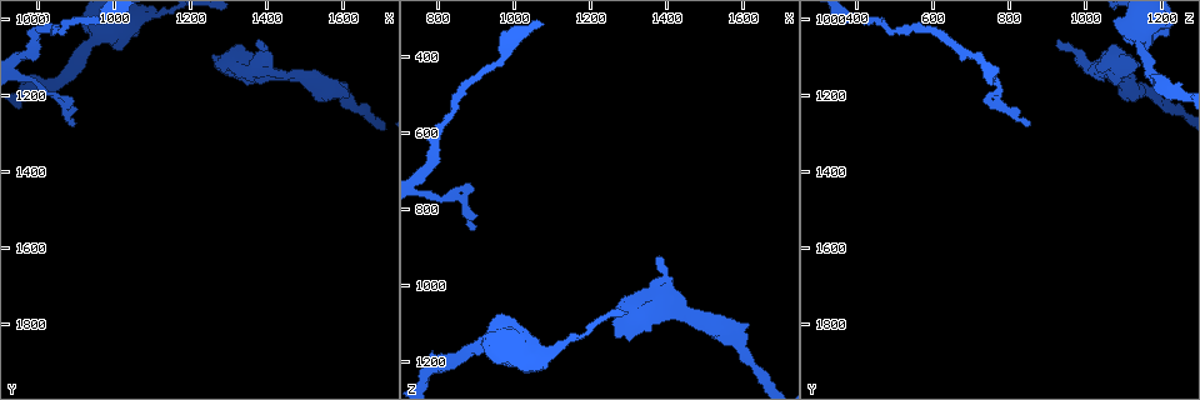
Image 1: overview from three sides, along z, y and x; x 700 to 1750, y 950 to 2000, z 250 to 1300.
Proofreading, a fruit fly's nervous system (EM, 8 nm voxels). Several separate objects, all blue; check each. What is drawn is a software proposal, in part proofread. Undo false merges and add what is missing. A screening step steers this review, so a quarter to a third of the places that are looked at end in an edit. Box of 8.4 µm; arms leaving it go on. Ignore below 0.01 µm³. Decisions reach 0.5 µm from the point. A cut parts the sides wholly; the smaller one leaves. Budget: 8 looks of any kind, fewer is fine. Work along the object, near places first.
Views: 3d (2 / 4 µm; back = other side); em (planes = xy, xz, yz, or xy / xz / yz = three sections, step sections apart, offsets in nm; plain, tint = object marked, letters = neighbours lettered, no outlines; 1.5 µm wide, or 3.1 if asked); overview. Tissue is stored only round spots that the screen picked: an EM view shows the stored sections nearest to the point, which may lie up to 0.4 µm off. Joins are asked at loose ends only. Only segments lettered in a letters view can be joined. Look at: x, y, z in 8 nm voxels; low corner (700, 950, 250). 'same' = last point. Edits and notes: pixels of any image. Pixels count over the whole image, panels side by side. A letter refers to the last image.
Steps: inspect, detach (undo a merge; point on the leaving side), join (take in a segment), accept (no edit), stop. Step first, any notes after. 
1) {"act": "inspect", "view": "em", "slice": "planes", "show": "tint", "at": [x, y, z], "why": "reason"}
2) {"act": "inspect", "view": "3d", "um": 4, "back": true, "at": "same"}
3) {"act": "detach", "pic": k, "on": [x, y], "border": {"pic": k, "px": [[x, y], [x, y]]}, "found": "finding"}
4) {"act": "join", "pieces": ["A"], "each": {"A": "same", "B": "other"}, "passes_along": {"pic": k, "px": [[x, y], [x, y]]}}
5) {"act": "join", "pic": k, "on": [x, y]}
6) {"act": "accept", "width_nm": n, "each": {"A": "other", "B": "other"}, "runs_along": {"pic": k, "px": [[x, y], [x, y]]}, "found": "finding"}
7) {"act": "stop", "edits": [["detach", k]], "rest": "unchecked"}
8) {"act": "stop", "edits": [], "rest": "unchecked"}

{"act": "inspect", "view": "3d", "um": 4, "at": [935, 1060, 1145]}

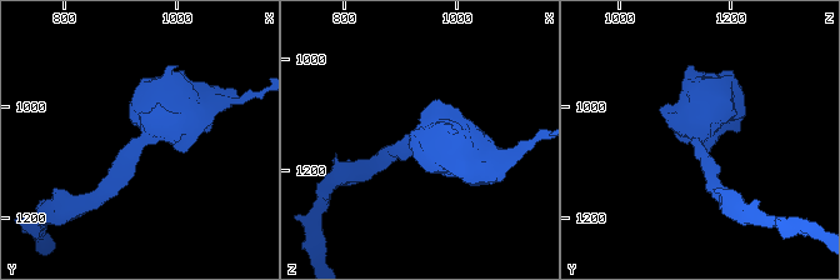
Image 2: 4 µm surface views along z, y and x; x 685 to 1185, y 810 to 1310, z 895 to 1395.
{"act": "inspect", "view": "em", "slice": "planes", "show": "letters", "at": [940, 1055, 1145]}

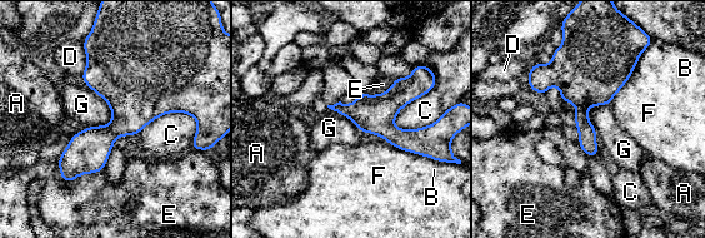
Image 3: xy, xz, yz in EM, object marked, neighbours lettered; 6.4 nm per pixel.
{"act": "accept", "longest_contact_nm": ["C", 340], "each": {"A": "other", "B": "other", "C": "other", "D": "other", "E": "other", "F": "other", "G": "other"}, "border": {"pic": 3, "px": [[86, 85], [108, 104], [108, 125]]}, "found": "all the same neuron"}

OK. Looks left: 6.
{"act": "inspect", "view": "3d", "um": 2, "at": [1275, 1125, 1135], "why": "thick end"}

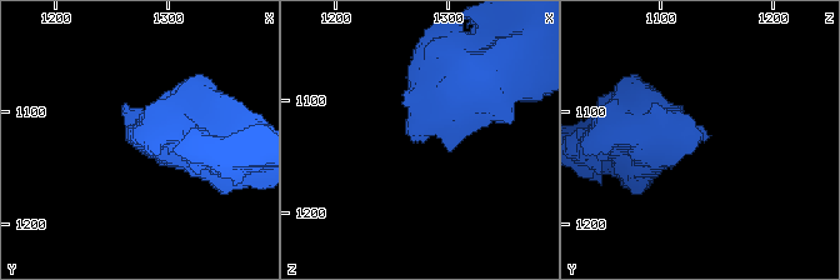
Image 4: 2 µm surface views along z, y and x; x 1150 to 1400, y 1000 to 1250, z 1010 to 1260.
{"act": "inspect", "view": "em", "slice": "planes", "show": "letters", "at": [1276, 1128, 1136]}

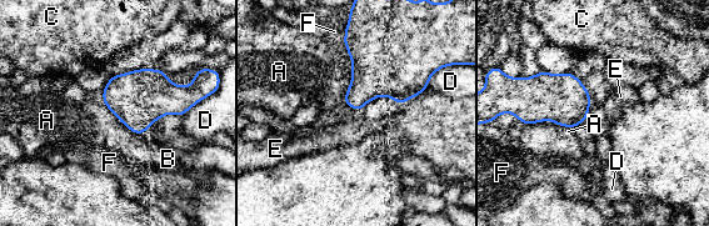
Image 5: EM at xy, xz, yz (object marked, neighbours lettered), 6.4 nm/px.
{"act": "accept", "longest_contact_nm": ["A", 400], "each": {"A": "other", "B": "other", "C": "other", "D": "other", "E": "other", "F": "other"}, "found": "none of them fits"}

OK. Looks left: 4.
{"act": "inspect", "view": "3d", "um": 2, "back": true, "at": [890, 1280, 850], "why": "end of a long branch"}

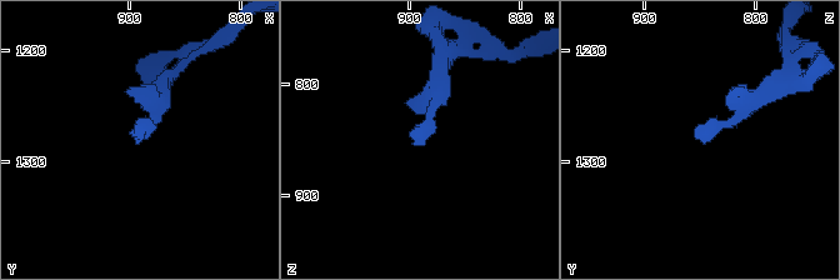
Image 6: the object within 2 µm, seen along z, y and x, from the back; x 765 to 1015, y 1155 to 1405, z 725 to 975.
{"act": "inspect", "view": "em", "slice": "yz", "step": 8, "show": "tint", "at": [894, 1274, 854]}

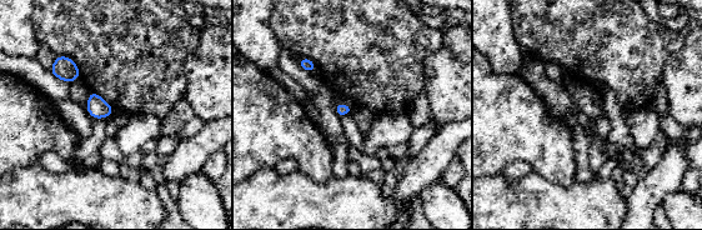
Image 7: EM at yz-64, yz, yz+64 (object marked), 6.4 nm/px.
{"act": "inspect", "view": "em", "slice": "planes", "show": "letters", "at": "same"}

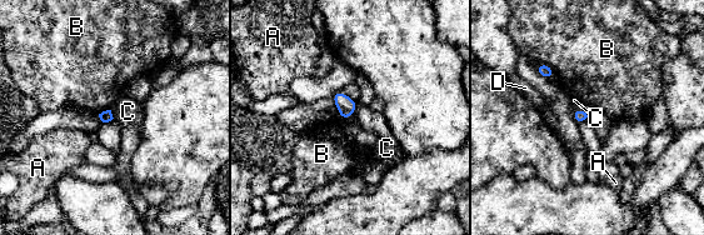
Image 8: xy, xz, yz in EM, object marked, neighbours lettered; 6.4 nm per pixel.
{"act": "accept", "each": {"A": "other", "B": "other", "C": "other", "D": "other"}, "found": "none of them fits"}

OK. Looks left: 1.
{"act": "stop", "edits": [], "rest": "unchecked"}

